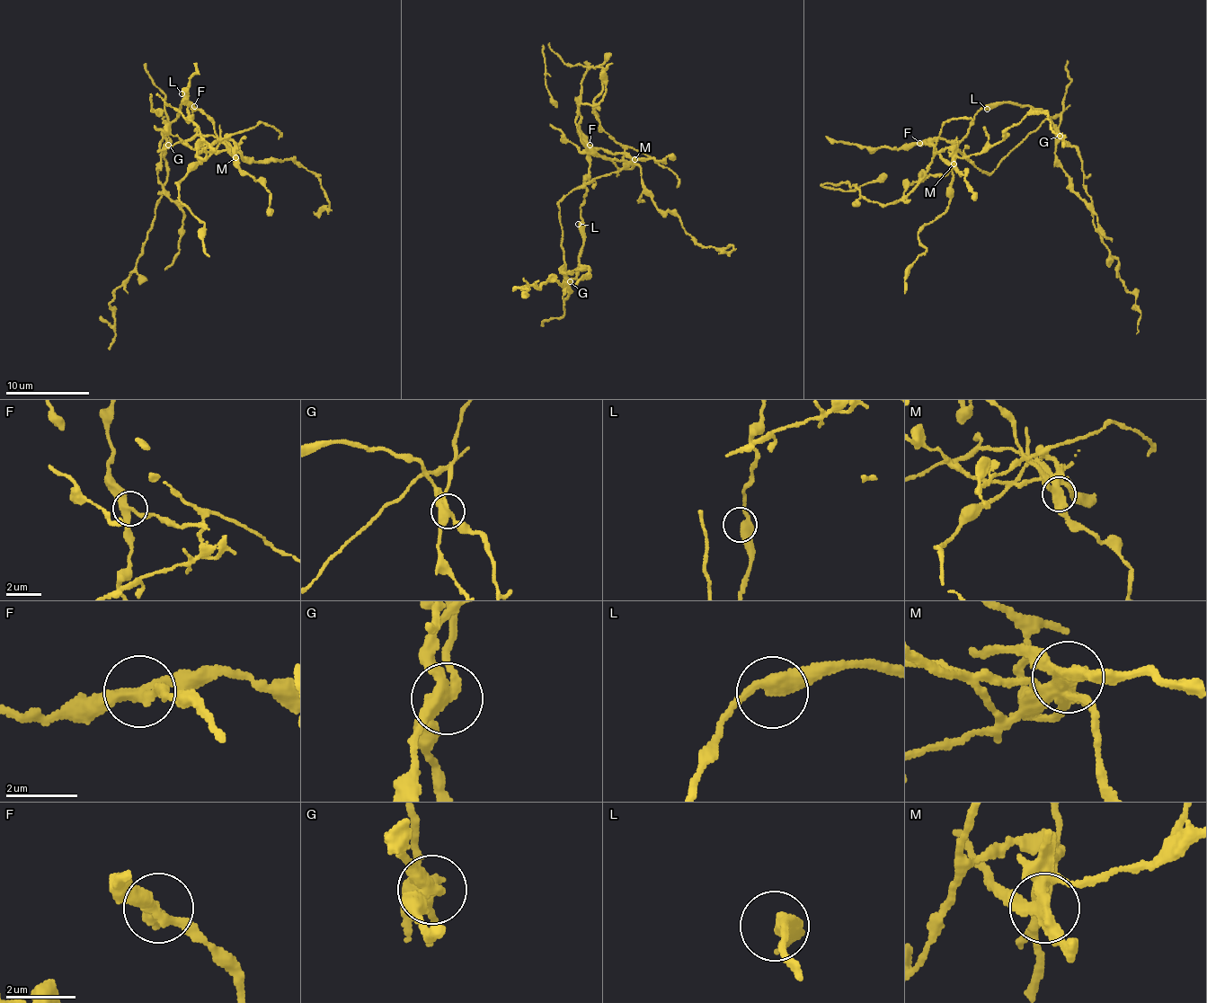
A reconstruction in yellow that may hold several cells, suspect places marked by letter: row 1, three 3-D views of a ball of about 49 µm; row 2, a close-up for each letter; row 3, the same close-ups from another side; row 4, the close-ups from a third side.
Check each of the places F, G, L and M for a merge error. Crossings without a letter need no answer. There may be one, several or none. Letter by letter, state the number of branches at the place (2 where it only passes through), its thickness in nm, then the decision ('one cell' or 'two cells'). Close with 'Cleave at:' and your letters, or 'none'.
F: 3 branches meet; 300 nm thick; one cell
G: 3 branches meet; 320 nm thick; two cells
L: 2 branches meet; 400 nm thick; one cell
M: 3 branches meet; 320 nm thick; two cells
Cleave at: G, M

